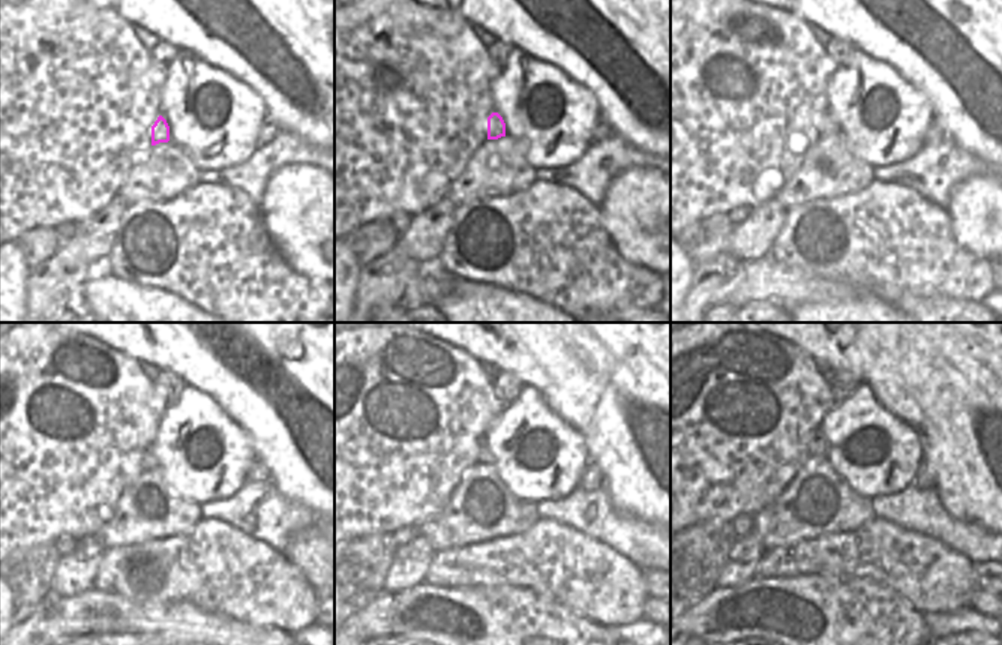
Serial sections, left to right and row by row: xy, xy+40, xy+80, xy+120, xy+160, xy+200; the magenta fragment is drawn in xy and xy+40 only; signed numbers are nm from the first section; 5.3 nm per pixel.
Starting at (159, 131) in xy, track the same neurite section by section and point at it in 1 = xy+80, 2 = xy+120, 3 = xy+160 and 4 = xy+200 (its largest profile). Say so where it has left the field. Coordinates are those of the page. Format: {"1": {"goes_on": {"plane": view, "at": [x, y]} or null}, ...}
{"1": {"goes_on": {"plane": "xy+80", "at": [825, 123]}}, "2": {"goes_on": {"plane": "xy+120", "at": [149, 461]}}, "3": {"goes_on": {"plane": "xy+160", "at": [485, 456]}}, "4": {"goes_on": {"plane": "xy+200", "at": [816, 443]}}}

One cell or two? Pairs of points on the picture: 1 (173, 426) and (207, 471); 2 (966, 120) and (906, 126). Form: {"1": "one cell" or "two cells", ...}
{"1": "one cell", "2": "two cells"}

